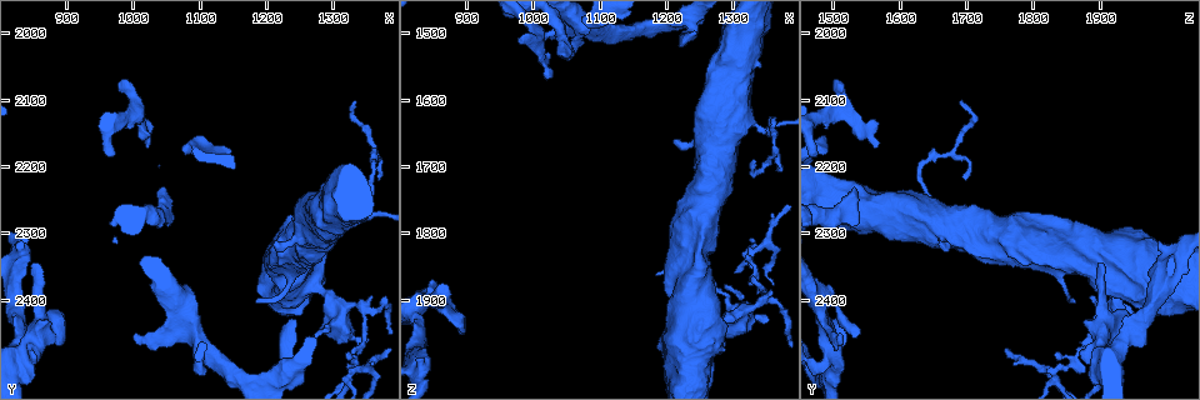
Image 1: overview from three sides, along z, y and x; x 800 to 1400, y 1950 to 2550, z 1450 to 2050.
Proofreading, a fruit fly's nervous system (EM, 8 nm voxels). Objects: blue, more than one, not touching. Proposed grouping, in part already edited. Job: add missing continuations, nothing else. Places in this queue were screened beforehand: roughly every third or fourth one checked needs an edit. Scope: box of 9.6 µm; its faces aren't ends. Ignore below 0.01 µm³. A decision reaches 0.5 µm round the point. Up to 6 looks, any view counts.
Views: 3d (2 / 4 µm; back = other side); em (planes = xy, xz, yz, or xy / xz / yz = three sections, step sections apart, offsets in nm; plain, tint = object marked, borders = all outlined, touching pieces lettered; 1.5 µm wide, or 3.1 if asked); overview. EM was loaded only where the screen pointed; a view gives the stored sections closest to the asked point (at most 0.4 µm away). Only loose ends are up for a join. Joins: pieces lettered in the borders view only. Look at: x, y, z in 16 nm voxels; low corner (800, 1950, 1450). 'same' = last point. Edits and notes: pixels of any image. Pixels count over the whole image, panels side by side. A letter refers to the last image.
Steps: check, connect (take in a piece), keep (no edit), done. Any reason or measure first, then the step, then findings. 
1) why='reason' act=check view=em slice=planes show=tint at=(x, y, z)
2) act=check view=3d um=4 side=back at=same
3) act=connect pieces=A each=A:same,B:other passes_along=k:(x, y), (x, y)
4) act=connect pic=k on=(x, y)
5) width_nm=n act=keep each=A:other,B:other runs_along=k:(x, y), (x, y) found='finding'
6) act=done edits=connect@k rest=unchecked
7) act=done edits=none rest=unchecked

why='an open end' act=check view=em slice=yz step=4 show=borders at=(1005, 2450, 1510)

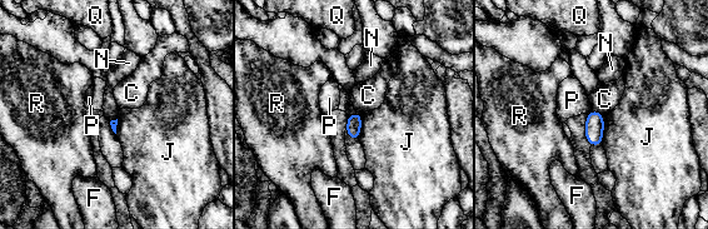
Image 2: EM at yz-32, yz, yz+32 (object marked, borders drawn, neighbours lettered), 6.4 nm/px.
act=check view=em slice=planes show=borders at=same

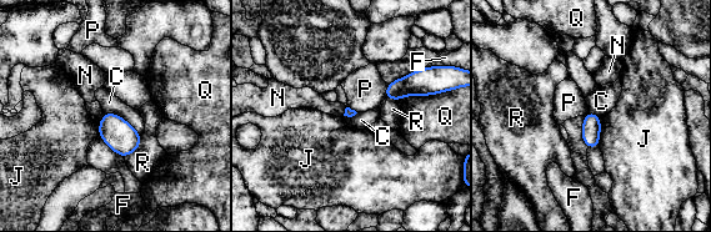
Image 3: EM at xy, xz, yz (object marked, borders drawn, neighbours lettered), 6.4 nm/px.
act=keep each=C:other,F:other,J:other,N:other,P:other,Q:other,R:other found='none of them fits'

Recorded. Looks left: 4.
why='an open end' act=check view=em slice=yz step=8 show=tint at=(1045, 2225, 1530)

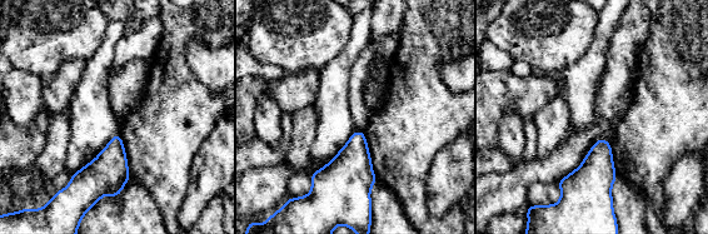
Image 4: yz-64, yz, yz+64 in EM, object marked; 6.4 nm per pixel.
why='cut it another way' act=check view=em slice=planes show=borders at=same

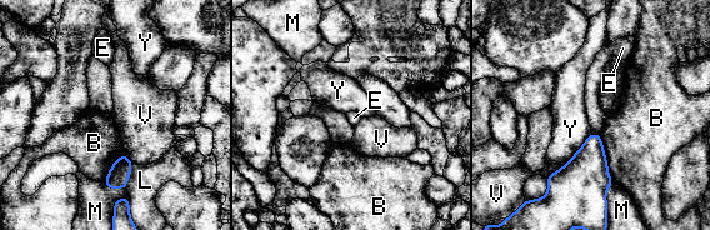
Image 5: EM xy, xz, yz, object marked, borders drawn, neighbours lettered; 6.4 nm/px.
act=keep each=B:other,E:other,L:other,M:other,V:other,Y:other border=5:(591, 131), (599, 134) found='no lettered piece goes on from it'

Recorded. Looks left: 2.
act=done edits=none rest=unchecked

